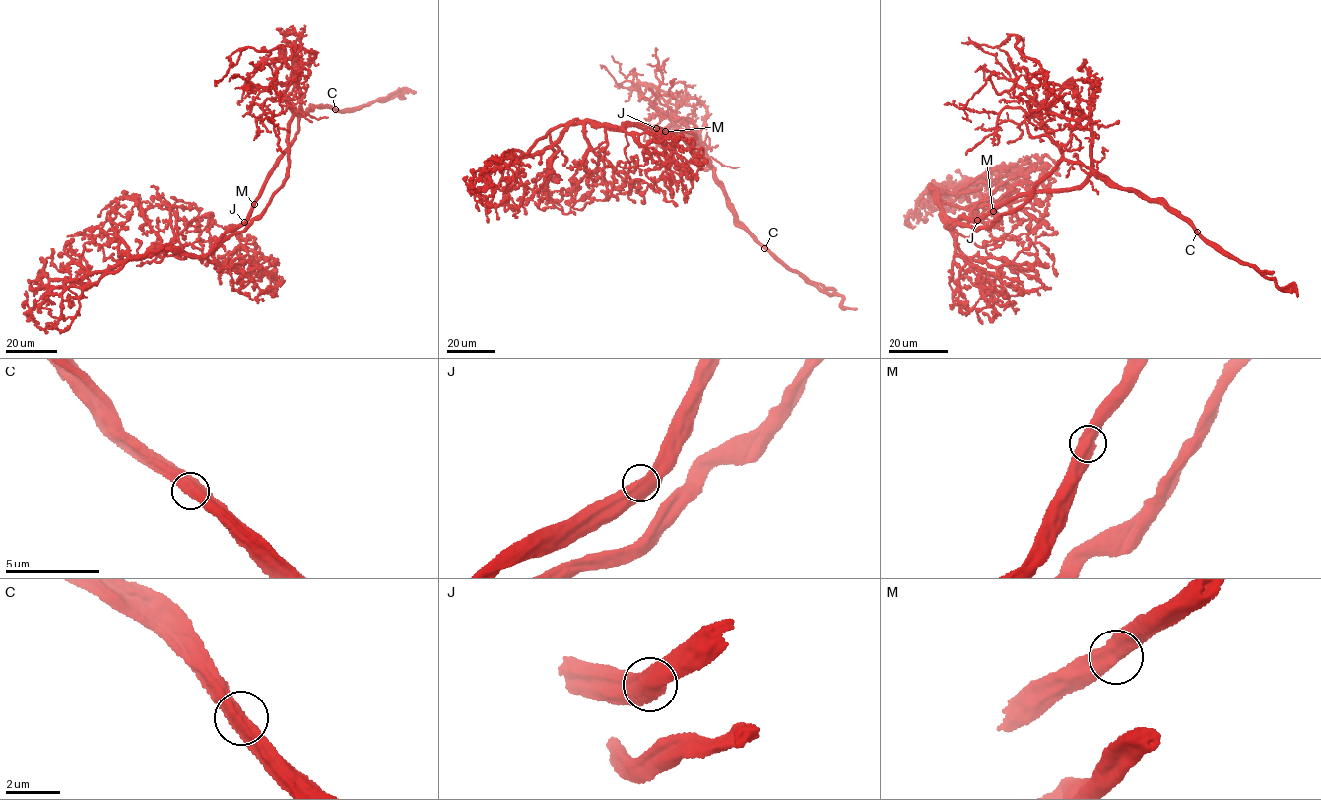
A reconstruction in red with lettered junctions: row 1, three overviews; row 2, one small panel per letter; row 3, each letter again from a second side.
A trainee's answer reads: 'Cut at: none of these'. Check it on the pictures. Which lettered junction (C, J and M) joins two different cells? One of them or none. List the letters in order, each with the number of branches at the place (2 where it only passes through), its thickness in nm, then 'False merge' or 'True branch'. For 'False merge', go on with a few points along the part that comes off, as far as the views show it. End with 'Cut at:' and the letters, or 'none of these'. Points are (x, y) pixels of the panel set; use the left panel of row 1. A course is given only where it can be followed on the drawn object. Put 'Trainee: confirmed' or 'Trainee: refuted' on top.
Trainee: refuted
C: Branches: 2. Thickness 650 nm. False merge. Course of the part to remove: (334, 109), (299, 112), (251, 209), (207, 255), (155, 251), (119, 262), (68, 281), (25, 313)
J: Branches: 2. Thickness 600 nm. True branch
M: Branches: 2. Thickness 600 nm. True branch
Cut at: C

